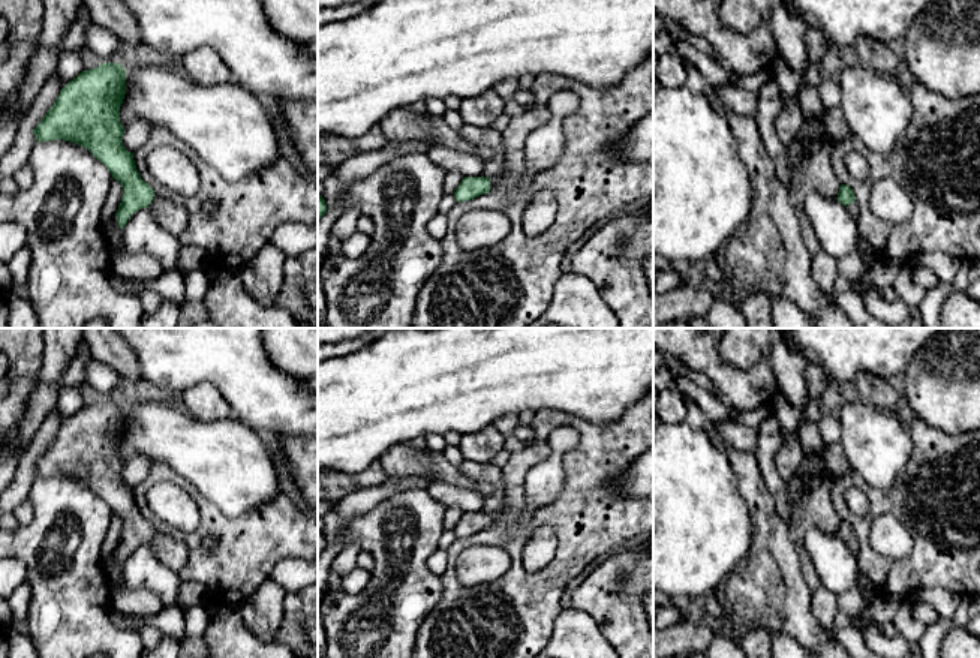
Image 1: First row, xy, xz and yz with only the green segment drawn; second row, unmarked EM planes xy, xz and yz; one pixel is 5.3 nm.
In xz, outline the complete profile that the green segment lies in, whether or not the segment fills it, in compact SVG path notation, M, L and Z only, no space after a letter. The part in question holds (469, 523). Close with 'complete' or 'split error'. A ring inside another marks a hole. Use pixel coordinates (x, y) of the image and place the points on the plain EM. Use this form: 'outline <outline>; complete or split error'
outline M503 505L493 511L491 514L487 513L465 513L459 523L454 528L456 537L471 537L480 531L493 528L496 520L503 511Z; split error

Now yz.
outline M841 520L838 537L845 543L847 549L857 558L860 558L862 549L856 538L854 528L850 522Z; split error

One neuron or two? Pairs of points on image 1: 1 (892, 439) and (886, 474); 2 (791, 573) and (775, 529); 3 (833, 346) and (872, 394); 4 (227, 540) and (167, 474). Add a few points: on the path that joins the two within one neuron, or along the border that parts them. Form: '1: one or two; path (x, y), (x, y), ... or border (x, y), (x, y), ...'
1: one; path (886, 448), (886, 465)
2: one; path (788, 562), (775, 540)
3: two; border (887, 381), (859, 372), (850, 390)
4: one; path (216, 522), (185, 486)

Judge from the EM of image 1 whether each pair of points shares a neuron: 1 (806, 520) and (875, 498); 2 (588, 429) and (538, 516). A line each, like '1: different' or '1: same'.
1: different
2: same

